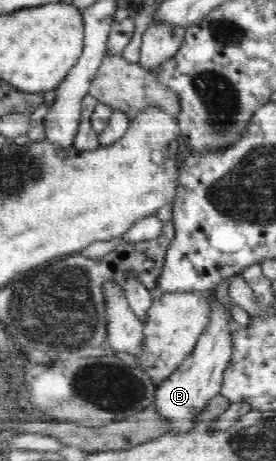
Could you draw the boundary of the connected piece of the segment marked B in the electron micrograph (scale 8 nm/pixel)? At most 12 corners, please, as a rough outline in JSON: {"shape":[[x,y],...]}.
{"shape":[[212,300],[196,349],[164,382],[155,406],[167,434],[196,430],[221,394],[232,354],[231,306]]}

